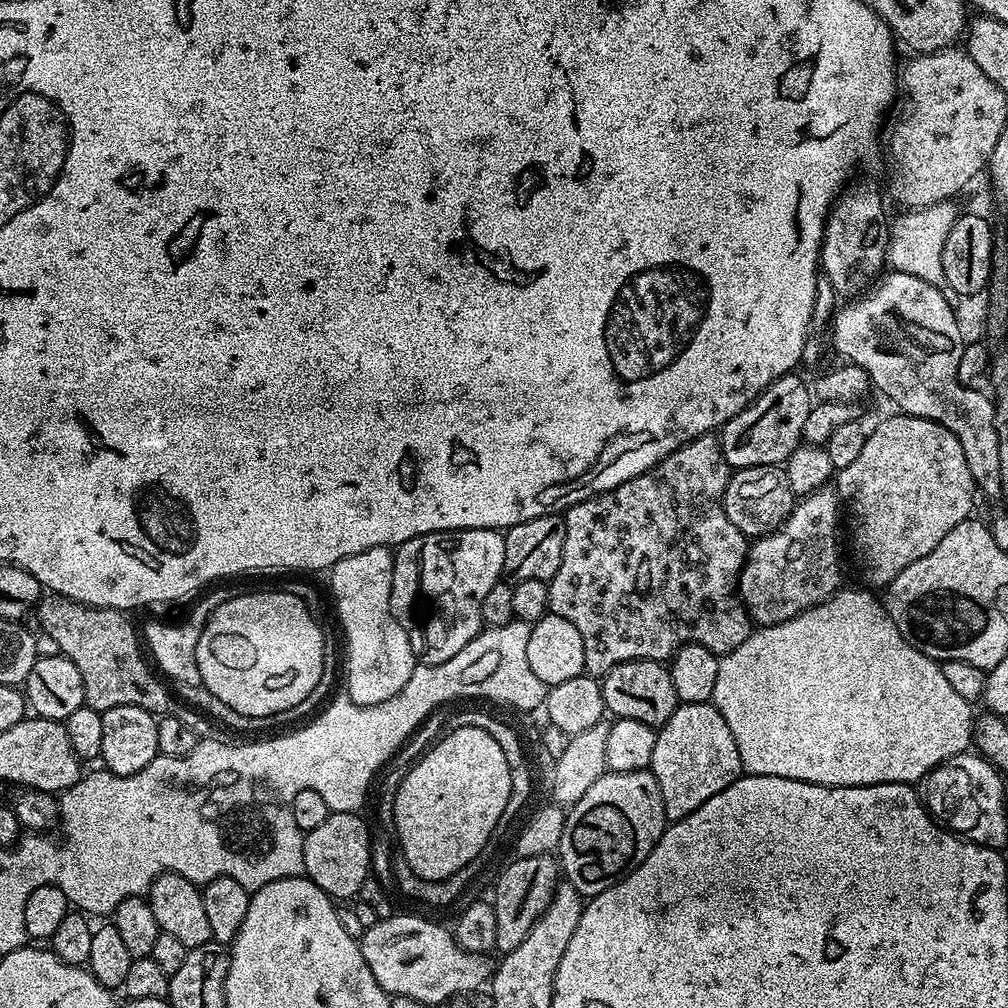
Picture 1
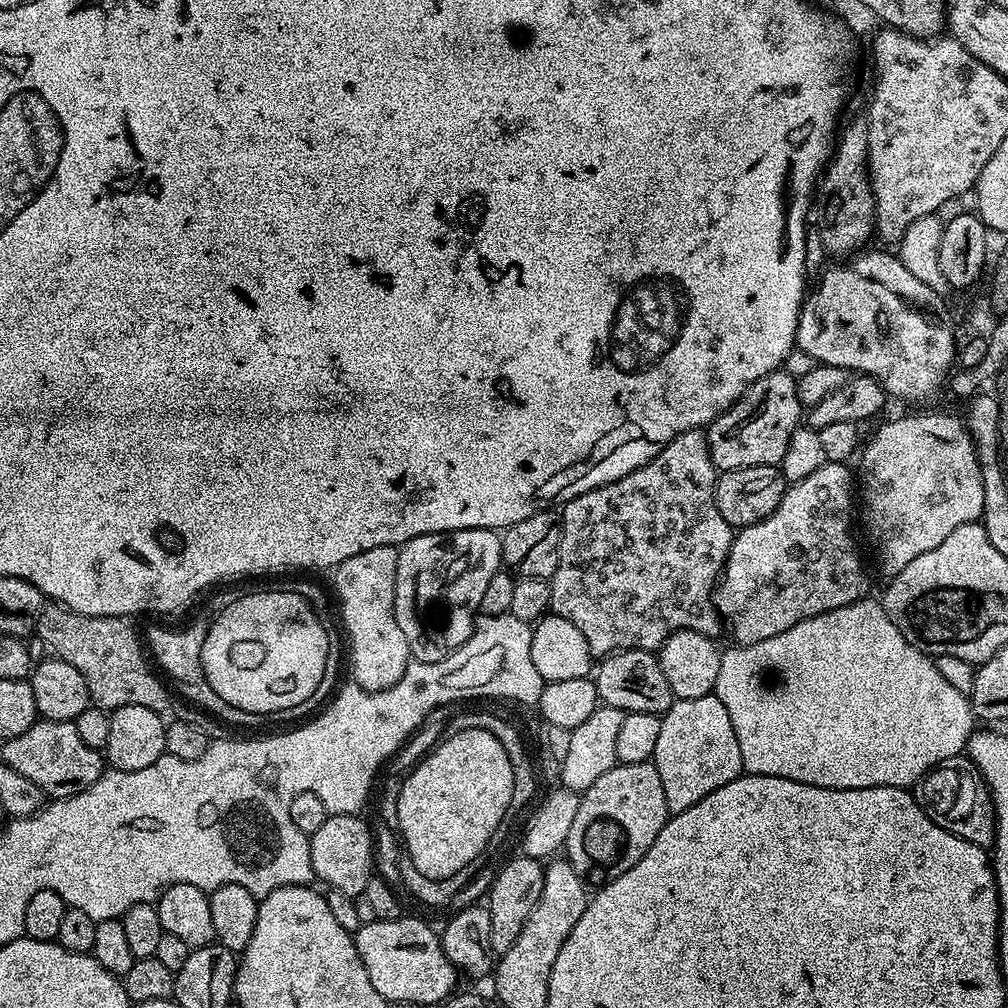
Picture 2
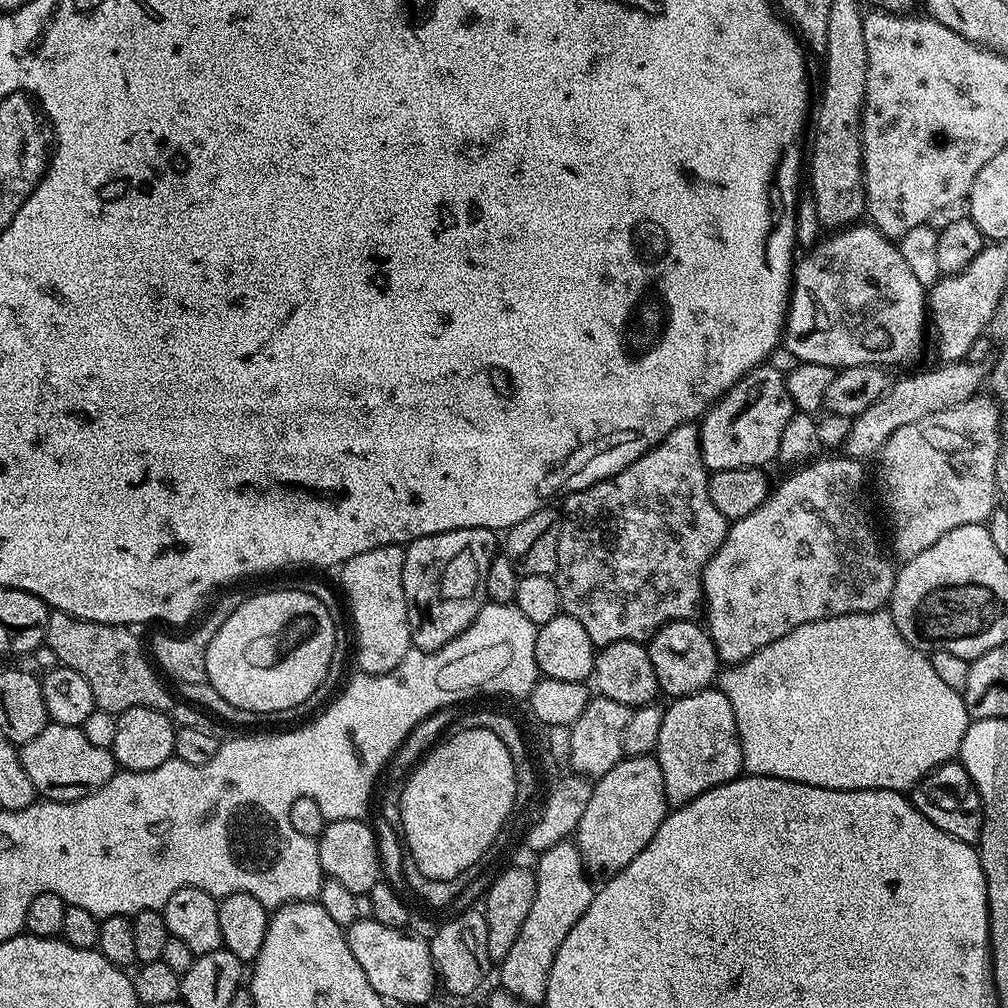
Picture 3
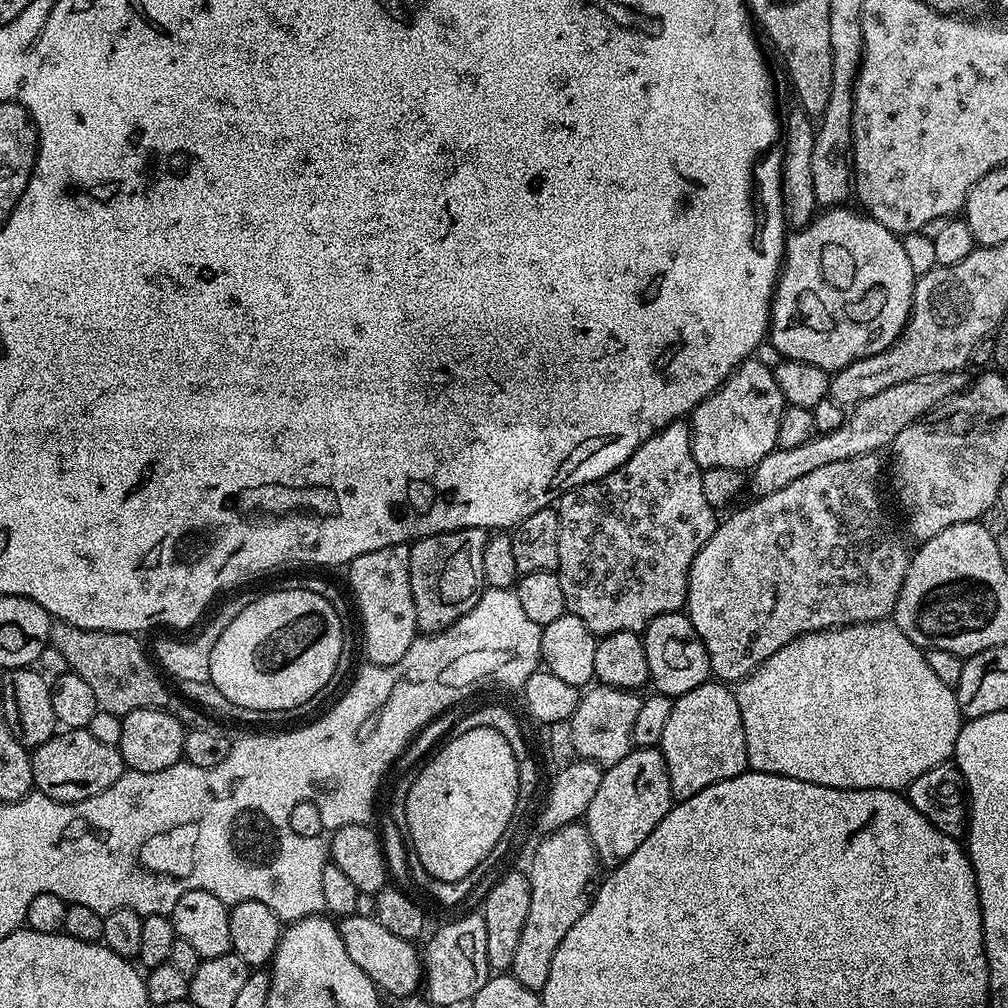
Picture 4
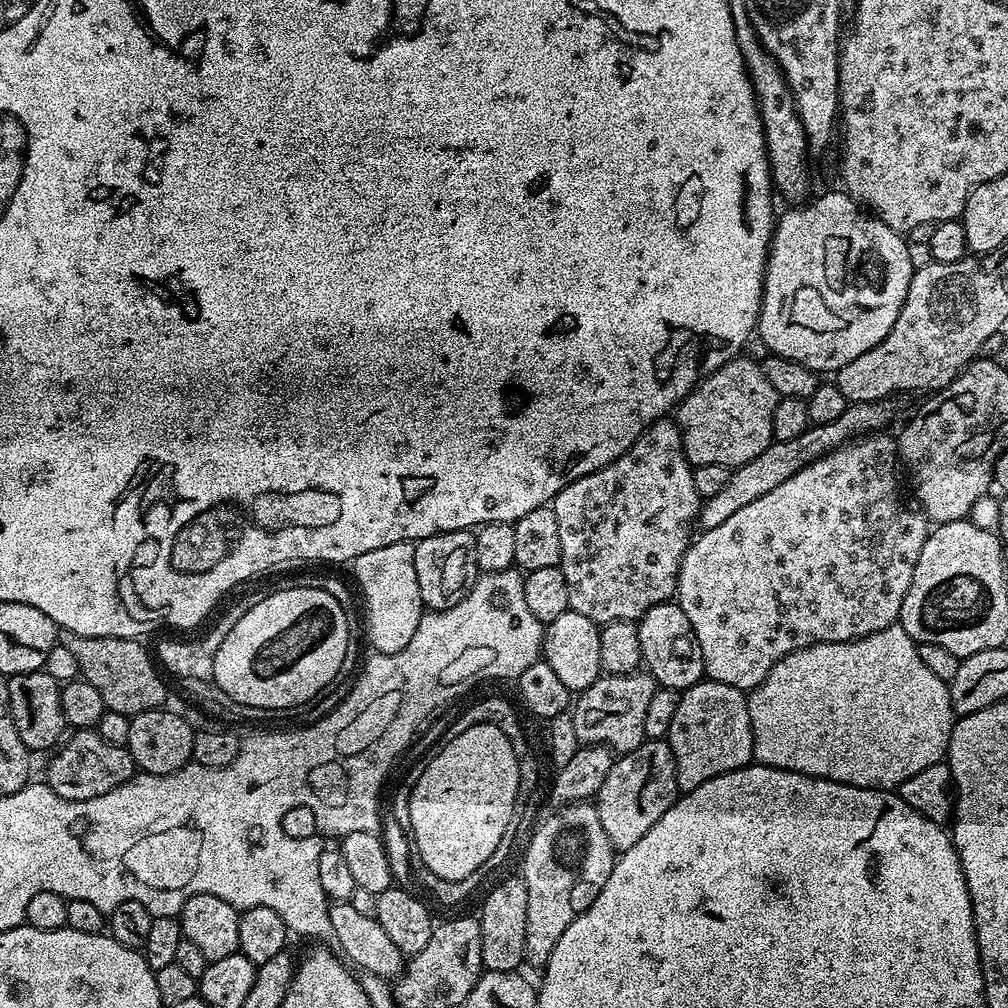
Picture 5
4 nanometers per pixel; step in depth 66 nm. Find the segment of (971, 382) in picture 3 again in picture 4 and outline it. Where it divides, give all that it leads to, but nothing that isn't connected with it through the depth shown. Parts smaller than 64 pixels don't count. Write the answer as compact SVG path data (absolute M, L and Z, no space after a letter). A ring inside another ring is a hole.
M947 372L941 376L923 376L910 382L898 382L898 386L889 386L887 390L874 394L874 398L866 398L851 405L838 430L811 436L806 442L802 442L802 446L776 447L751 469L751 495L756 498L769 496L782 490L782 486L790 486L790 482L798 482L798 478L806 478L806 474L811 474L822 466L830 466L830 462L876 454L881 451L879 448L887 449L896 441L898 434L906 430L908 424L923 420L936 405L943 404L957 392L964 391L965 381L956 379L960 378L954 378L953 373Z

